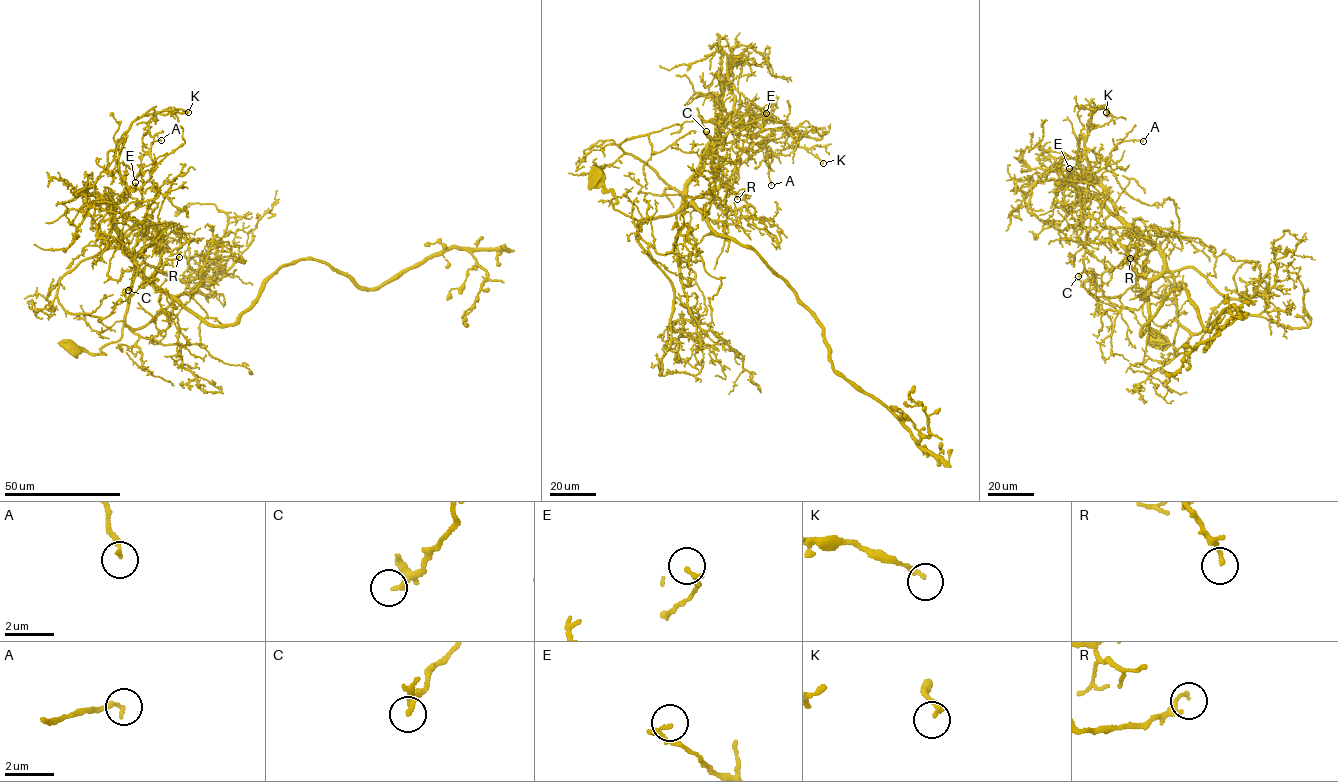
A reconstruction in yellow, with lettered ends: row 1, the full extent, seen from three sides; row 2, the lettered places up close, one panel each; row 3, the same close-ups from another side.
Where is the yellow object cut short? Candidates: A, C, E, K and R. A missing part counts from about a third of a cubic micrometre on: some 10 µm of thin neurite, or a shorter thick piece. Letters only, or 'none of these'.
K

